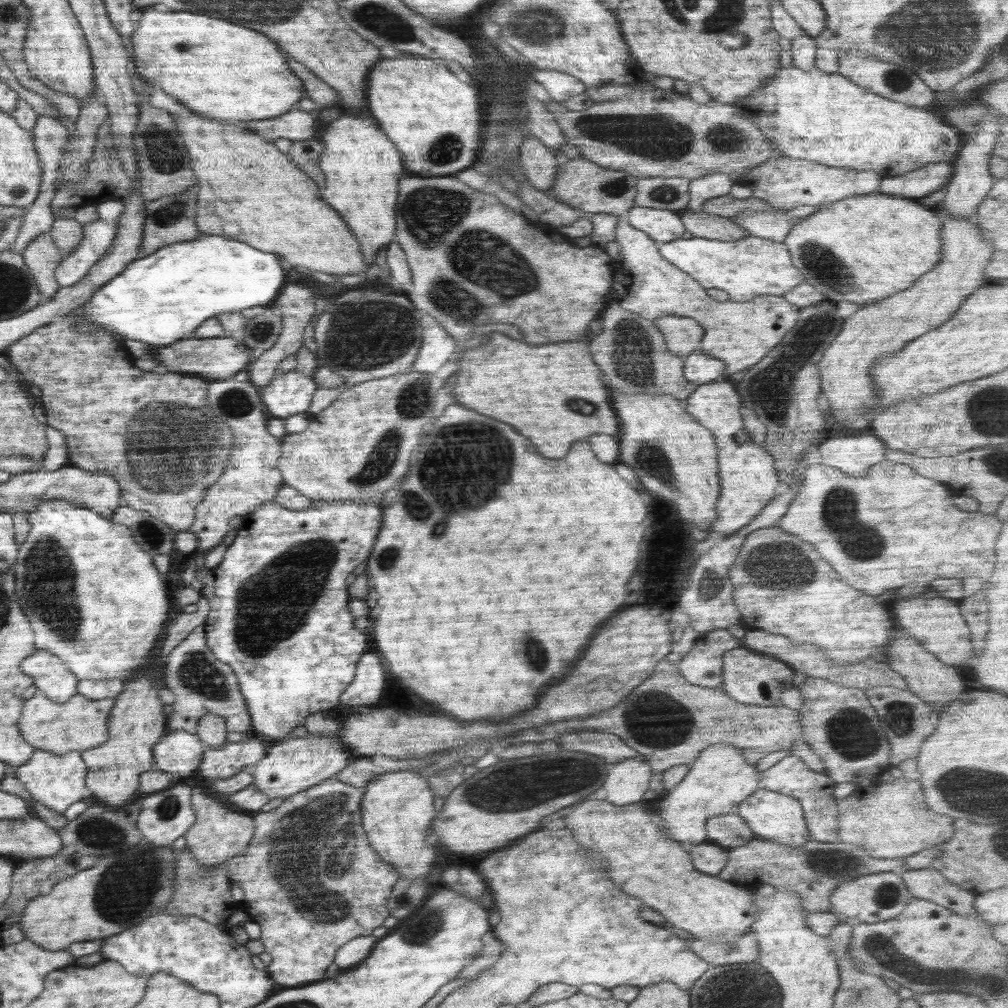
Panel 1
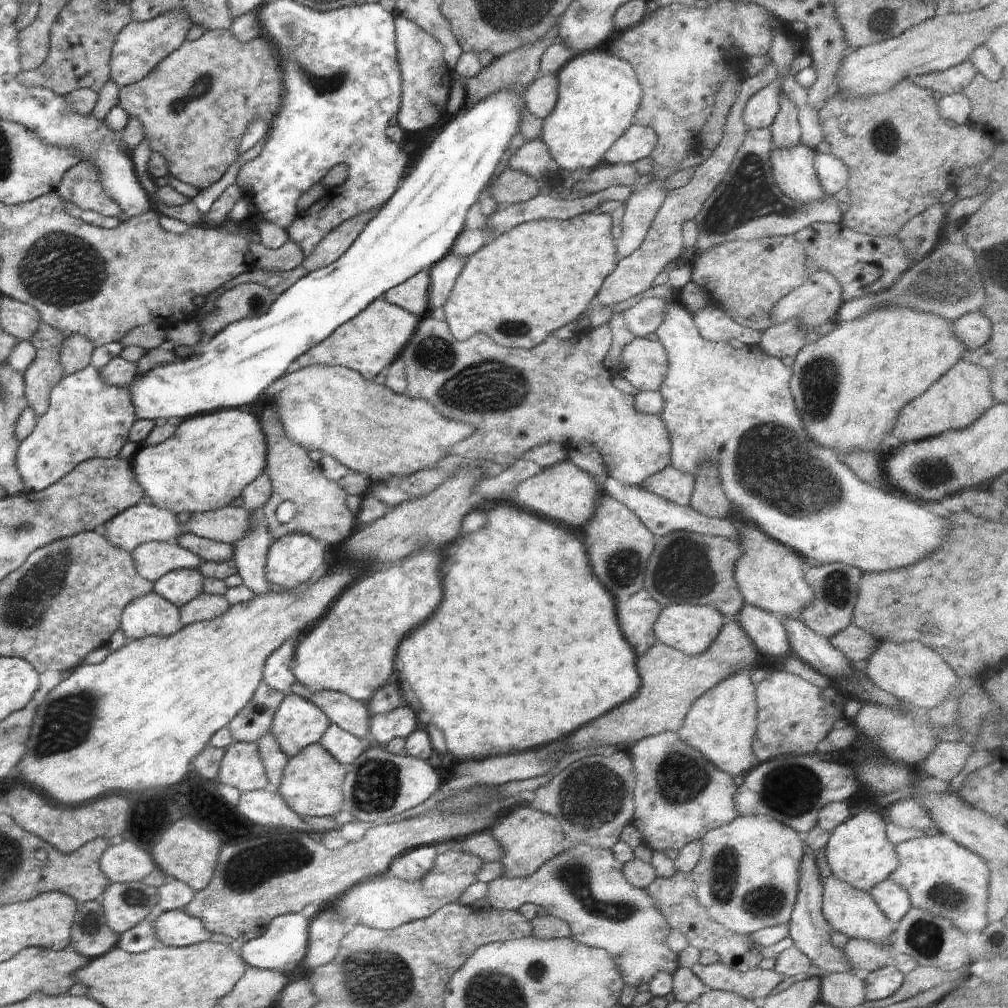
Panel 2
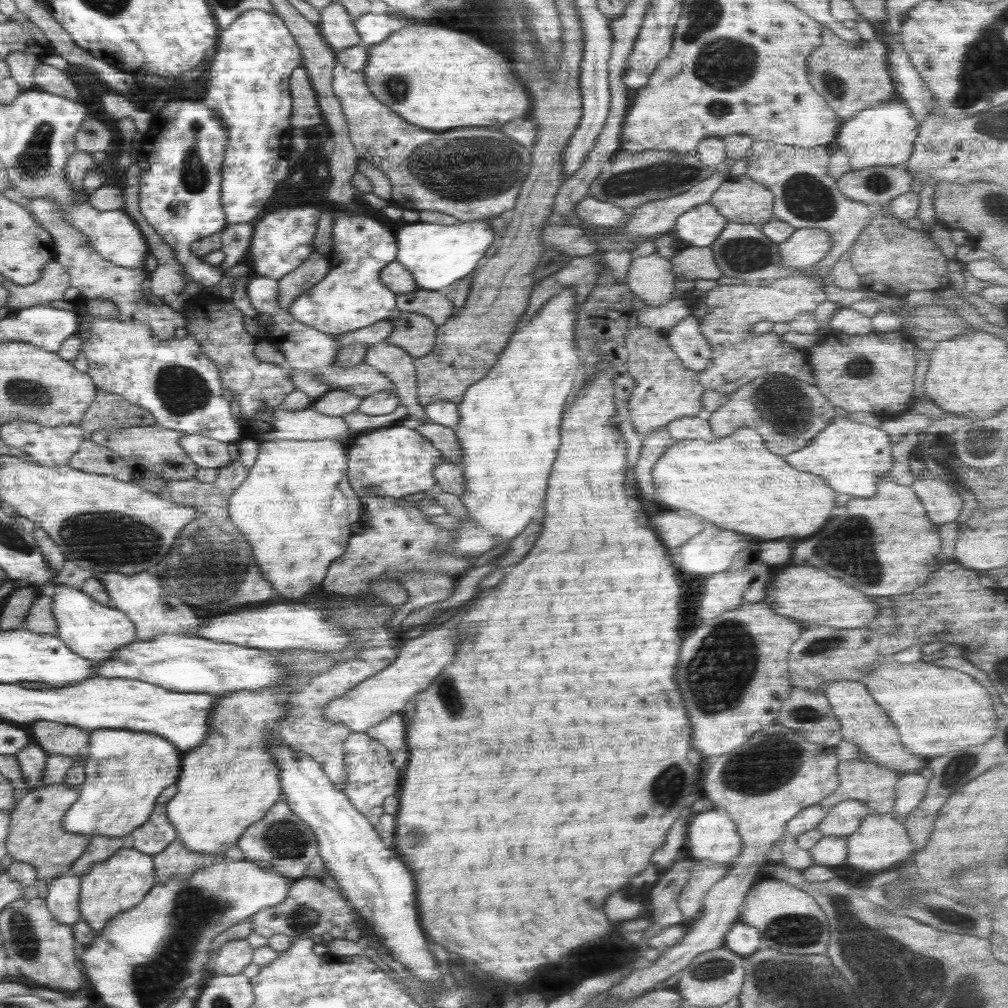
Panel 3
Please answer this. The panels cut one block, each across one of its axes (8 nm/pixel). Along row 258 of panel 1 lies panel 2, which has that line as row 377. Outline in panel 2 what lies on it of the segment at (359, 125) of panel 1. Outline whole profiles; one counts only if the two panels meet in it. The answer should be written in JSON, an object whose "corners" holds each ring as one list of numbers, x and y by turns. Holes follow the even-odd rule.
{"corners":[[383,297,373,300,354,318,342,323,328,338,314,345,290,364,290,370,314,365,342,365,354,369,366,380,388,368,400,356,405,344,419,325,420,318]]}

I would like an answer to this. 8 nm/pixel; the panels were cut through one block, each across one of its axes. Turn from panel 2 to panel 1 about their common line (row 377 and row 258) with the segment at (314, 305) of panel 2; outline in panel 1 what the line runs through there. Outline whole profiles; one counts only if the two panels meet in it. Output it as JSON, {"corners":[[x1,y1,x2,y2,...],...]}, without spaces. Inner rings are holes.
{"corners":[[204,235,189,242,166,246,150,256,139,257,92,298,76,308,70,315,78,315,74,327,84,333,98,329,110,331,114,338,139,340,146,344,170,345,188,338,208,318,217,318,226,312,242,312,244,308,269,306,285,284,285,272,280,266,280,256,274,252,261,252,238,240,217,235]]}

